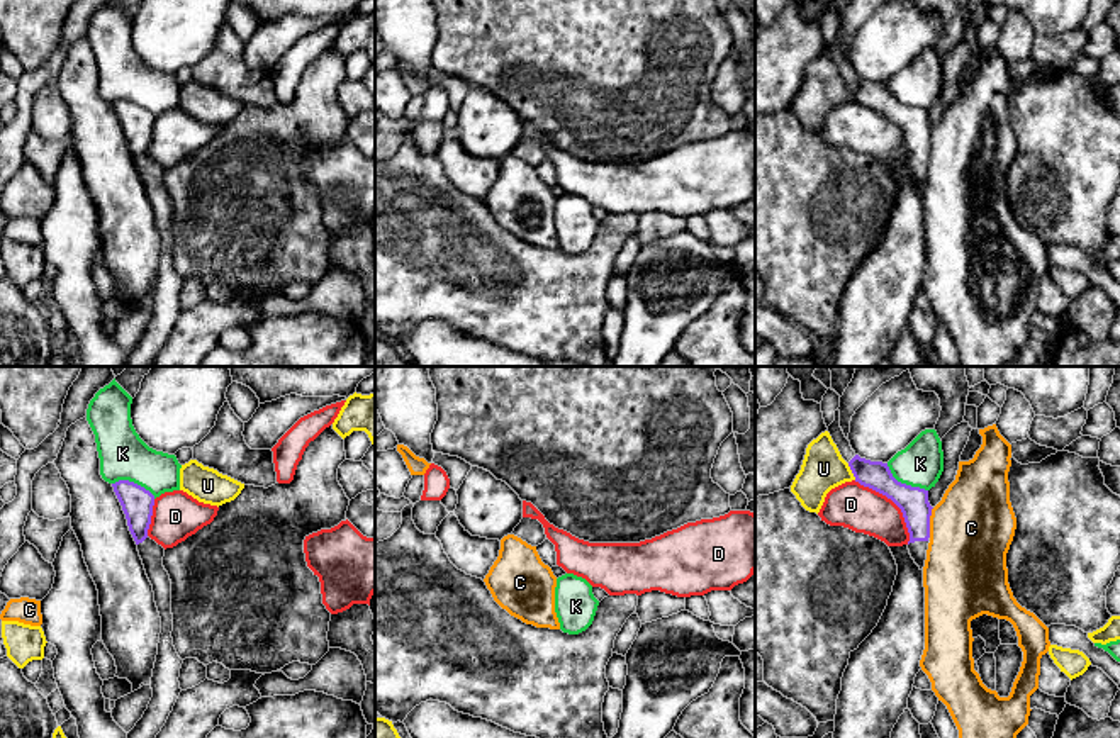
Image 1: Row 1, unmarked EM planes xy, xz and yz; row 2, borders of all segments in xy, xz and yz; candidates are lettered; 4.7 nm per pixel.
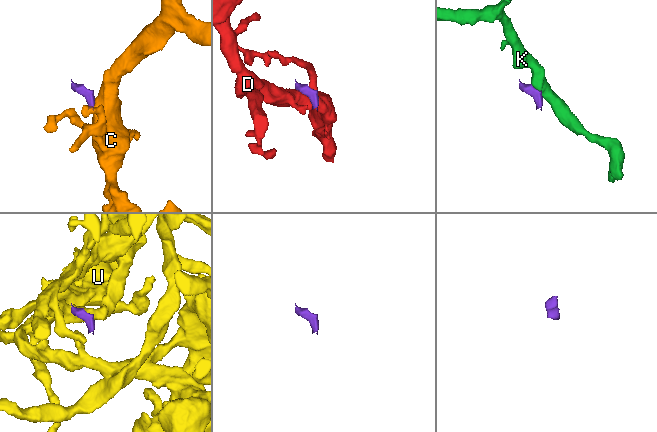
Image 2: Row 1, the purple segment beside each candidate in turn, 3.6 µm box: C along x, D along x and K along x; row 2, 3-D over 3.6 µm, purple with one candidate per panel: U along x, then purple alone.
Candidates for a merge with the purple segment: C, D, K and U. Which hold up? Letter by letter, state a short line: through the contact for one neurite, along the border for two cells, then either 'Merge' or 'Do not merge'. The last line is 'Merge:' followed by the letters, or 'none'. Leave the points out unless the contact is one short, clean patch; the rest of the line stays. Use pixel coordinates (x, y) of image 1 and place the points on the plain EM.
C: Line: yz (934, 128), (929, 156). Do not merge
D: Line: yz (854, 100), (884, 114), (900, 129), (908, 163). Do not merge
K: Line: yz (886, 83), (898, 100), (927, 111). Do not merge
U: Line: yz (847, 83), (856, 99). Do not merge
Merge: none

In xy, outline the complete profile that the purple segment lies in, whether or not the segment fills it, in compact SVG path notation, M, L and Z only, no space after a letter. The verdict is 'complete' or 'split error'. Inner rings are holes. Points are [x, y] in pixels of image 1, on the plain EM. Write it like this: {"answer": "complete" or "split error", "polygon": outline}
{"answer": "split error", "polygon": "M119 100L112 103L112 107L126 134L129 151L137 165L161 238L158 275L151 297L153 317L143 338L127 353L126 361L126 366L149 366L165 346L182 312L178 297L183 280L178 277L171 258L171 200L163 187L165 168L148 156L154 115L129 100Z"}

